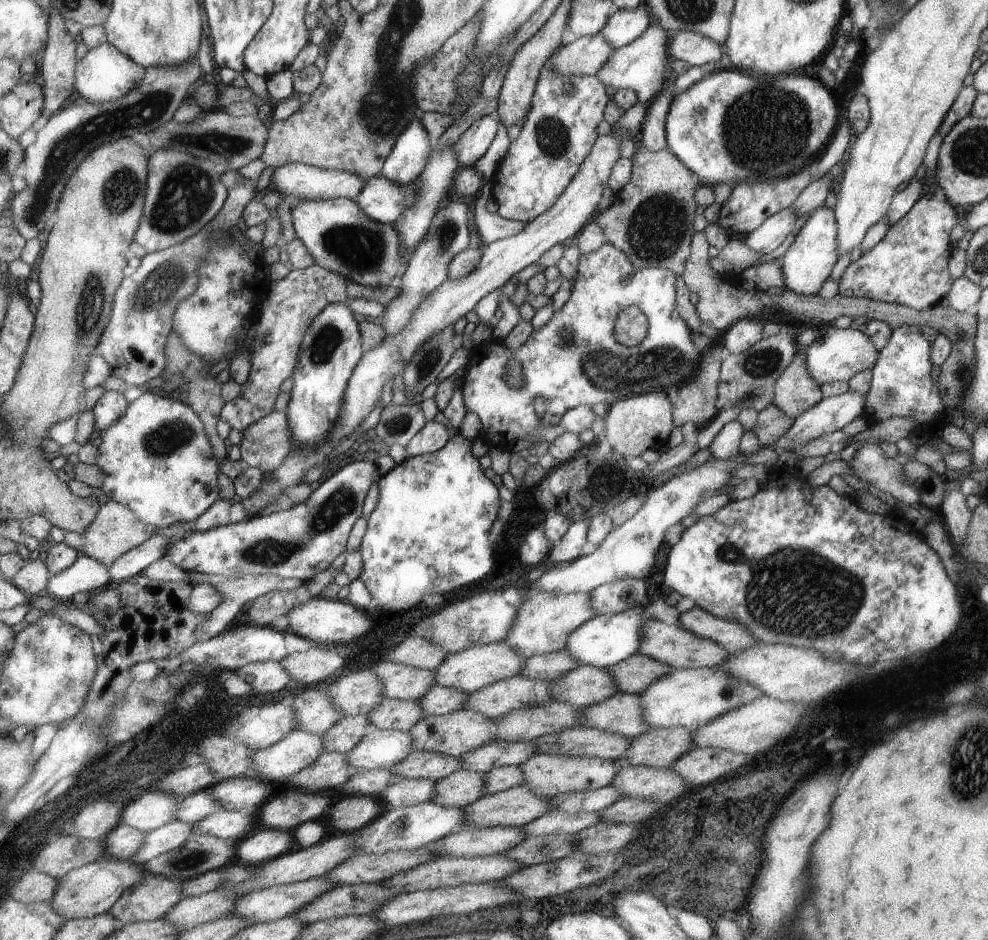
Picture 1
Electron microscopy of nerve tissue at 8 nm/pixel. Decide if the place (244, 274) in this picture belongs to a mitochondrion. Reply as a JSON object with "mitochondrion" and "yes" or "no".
{"mitochondrion":"no"}

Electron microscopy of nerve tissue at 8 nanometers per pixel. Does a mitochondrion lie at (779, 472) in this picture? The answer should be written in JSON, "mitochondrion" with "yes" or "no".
{"mitochondrion":"no"}

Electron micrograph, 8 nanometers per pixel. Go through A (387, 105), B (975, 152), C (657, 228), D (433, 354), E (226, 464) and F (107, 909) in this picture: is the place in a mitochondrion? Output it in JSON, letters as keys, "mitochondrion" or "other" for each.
{"A":"mitochondrion","B":"mitochondrion","C":"mitochondrion","D":"mitochondrion","E":"other","F":"other"}

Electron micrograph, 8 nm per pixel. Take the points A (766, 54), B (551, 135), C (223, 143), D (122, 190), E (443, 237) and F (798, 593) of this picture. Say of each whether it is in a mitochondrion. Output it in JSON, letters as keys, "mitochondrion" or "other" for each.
{"A":"other","B":"mitochondrion","C":"mitochondrion","D":"mitochondrion","E":"mitochondrion","F":"mitochondrion"}

